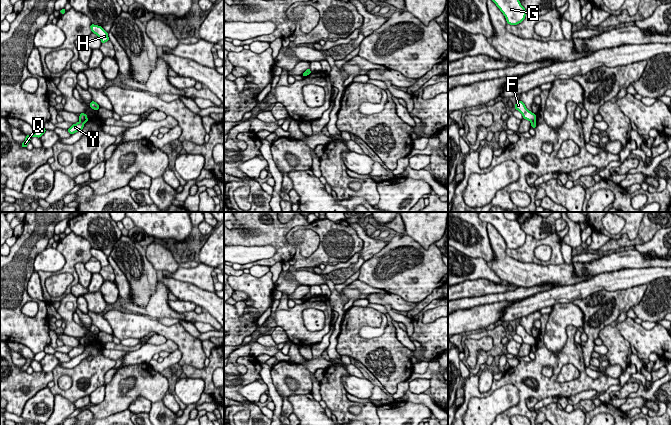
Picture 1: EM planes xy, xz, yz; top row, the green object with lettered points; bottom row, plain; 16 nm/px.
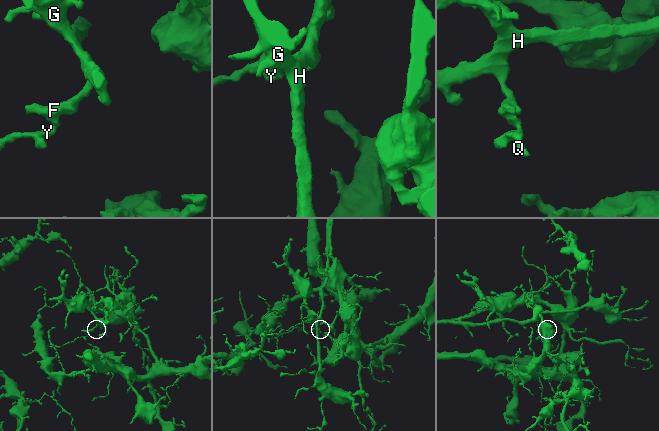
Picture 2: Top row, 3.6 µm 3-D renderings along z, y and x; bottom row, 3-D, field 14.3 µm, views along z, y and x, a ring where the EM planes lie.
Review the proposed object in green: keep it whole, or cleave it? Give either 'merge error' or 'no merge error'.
merge error

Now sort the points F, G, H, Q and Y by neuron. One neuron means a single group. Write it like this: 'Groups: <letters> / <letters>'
Groups: F G H / Q Y

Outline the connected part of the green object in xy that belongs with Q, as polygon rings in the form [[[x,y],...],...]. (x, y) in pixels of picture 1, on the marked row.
[[[41,127],[41,128],[37,129],[37,130],[35,130],[35,132],[32,135],[26,135],[26,139],[21,144],[21,146],[26,148],[33,136],[40,138],[45,133],[45,131],[46,131],[46,129],[44,127]]]

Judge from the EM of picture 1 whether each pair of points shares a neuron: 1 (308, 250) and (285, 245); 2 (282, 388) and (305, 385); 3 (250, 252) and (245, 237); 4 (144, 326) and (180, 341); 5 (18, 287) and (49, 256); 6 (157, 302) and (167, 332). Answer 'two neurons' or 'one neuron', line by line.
1: one neuron
2: one neuron
3: two neurons
4: one neuron
5: two neurons
6: two neurons

